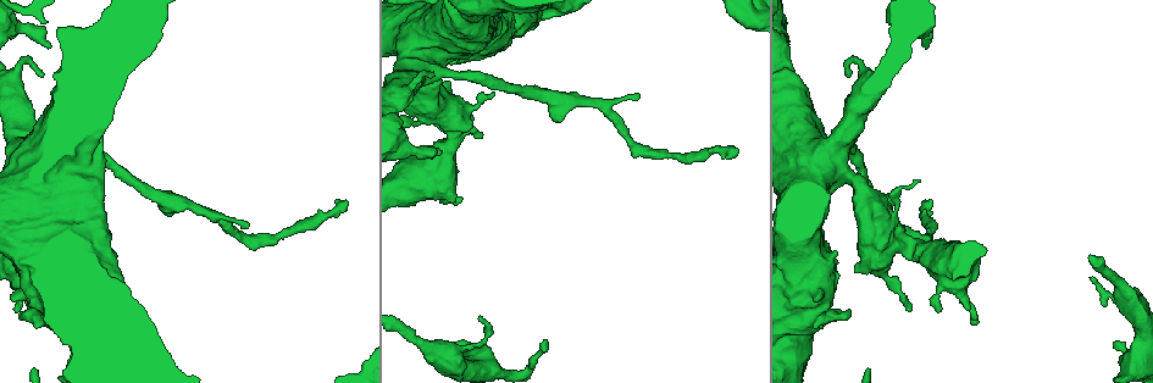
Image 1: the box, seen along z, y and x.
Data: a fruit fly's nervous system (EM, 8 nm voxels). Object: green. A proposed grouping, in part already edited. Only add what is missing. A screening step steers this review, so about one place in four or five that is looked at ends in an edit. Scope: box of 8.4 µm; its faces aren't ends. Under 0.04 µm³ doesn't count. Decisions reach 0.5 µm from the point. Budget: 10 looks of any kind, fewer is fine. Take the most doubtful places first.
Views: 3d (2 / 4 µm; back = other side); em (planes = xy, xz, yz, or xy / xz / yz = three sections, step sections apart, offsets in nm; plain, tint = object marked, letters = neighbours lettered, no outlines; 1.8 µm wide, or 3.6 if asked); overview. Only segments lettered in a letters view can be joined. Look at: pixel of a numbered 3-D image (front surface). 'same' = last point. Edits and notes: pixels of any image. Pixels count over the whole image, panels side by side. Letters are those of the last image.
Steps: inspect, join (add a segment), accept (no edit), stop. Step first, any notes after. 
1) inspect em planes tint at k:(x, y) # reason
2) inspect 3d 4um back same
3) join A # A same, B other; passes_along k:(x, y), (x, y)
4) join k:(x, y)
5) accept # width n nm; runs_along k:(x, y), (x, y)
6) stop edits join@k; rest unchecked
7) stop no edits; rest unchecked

inspect em 3.6um planes tint at 1:(439, 152) # free end

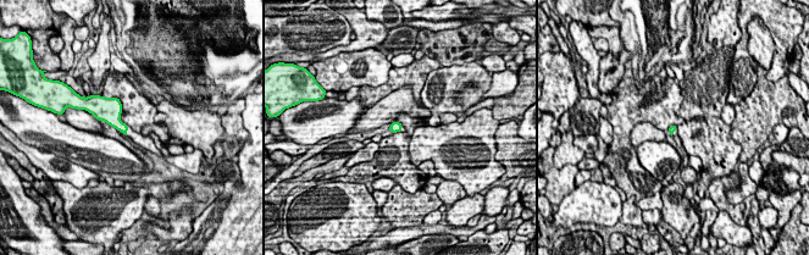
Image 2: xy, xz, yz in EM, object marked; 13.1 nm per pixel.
inspect em 3.6um planes letters same # what lies round it

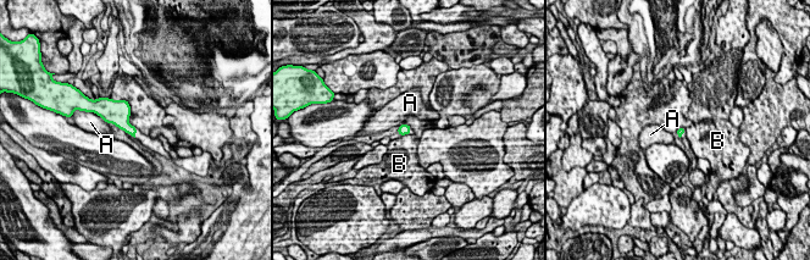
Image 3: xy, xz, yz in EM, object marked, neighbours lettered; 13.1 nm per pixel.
accept # A other, B other; no lettered segment goes on from it

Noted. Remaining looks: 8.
inspect em planes letters at 1:(926, 202) # free end

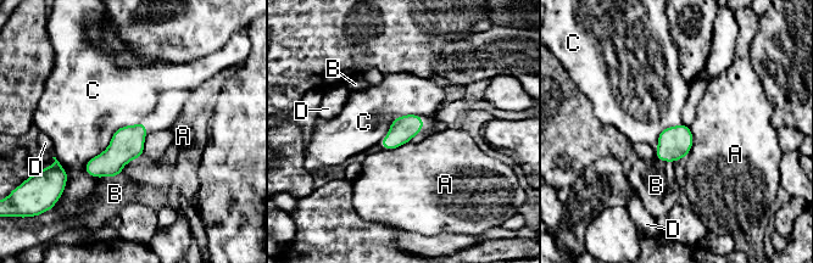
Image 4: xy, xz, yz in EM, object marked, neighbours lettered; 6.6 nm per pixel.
accept # A other, B other, C other, D other; no lettered segment goes on from it

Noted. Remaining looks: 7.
inspect em xy step 8 tint at 1:(851, 311) # free end

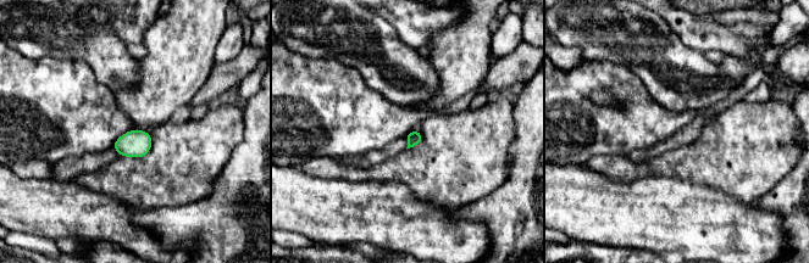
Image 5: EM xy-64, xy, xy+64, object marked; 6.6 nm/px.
inspect em planes letters same # cut it another way

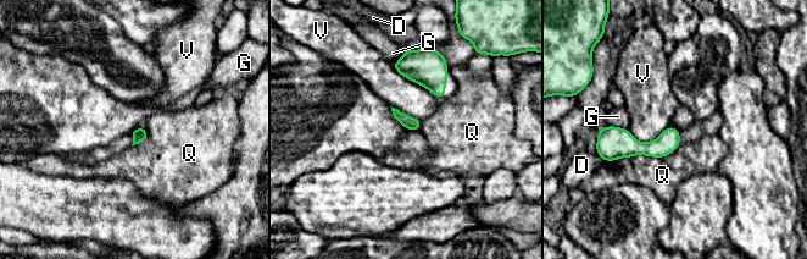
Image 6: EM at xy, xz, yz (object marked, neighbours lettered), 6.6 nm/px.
accept # D other, G other, Q other, V other; border 6:(390, 64), (439, 99); none of them fits

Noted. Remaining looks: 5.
inspect 3d 4um at 1:(42, 76) # branch stops here

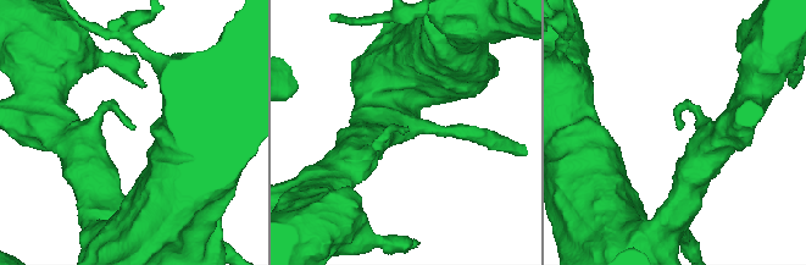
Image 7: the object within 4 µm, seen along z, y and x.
inspect em planes tint at 7:(407, 126) # now the EM

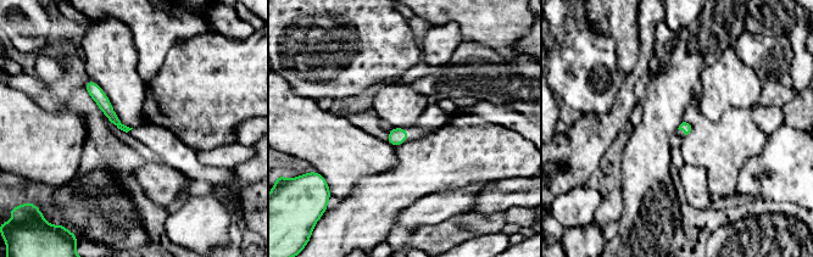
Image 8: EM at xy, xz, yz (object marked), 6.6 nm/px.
inspect em planes letters same # see the neighbours

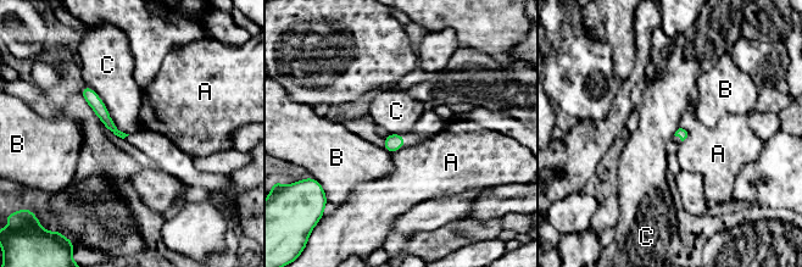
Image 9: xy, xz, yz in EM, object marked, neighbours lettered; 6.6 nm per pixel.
accept # A other, B other, C other; border 9:(85, 84), (128, 134); none of them fits

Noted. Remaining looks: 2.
stop no edits; rest unchecked

